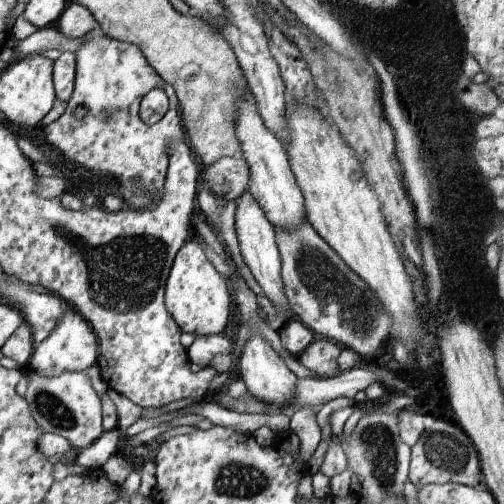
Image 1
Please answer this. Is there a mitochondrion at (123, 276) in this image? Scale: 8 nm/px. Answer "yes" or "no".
yes

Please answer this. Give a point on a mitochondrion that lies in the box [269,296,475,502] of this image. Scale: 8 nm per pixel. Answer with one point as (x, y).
(377, 440)

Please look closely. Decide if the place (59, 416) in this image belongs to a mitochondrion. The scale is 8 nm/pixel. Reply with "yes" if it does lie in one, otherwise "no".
yes

